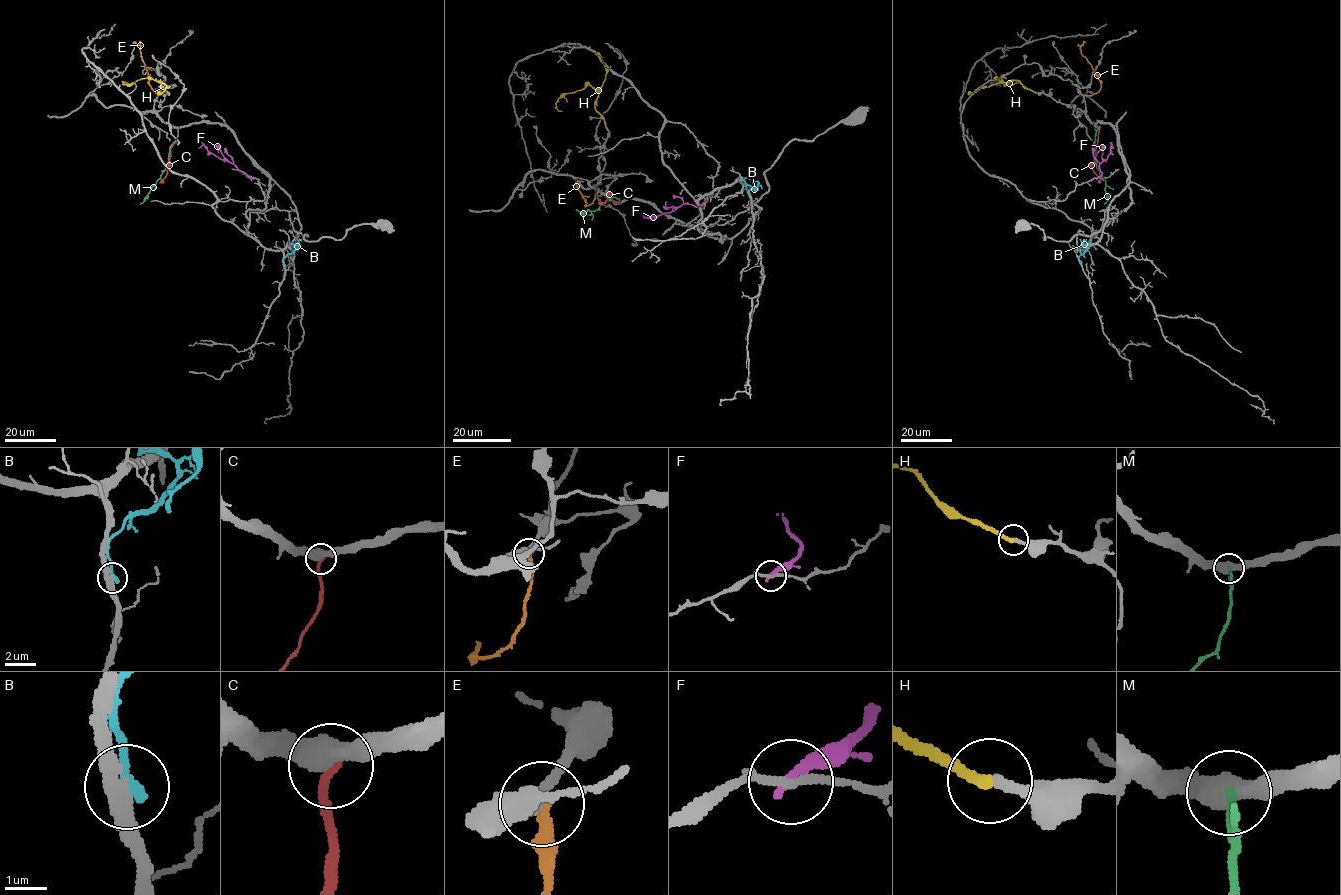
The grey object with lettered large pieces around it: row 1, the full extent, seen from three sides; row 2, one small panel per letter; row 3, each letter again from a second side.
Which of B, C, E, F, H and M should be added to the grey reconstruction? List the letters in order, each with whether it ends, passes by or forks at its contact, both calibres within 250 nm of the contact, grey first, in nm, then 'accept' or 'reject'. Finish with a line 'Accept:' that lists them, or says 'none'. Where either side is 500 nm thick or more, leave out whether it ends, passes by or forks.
B: it ends there; 320 nm thick on the grey side, 260 nm on the other; reject
C: 500 nm thick on the grey side, 240 nm on the other; reject
E: it ends there; 240 nm thick on the grey side, 320 nm on the other; reject
F: it ends there; 190 nm thick on the grey side, 260 nm on the other; reject
H: it ends there; 220 nm thick on the grey side, 260 nm on the other; accept
M: 500 nm thick on the grey side, 220 nm on the other; reject
Accept: H

